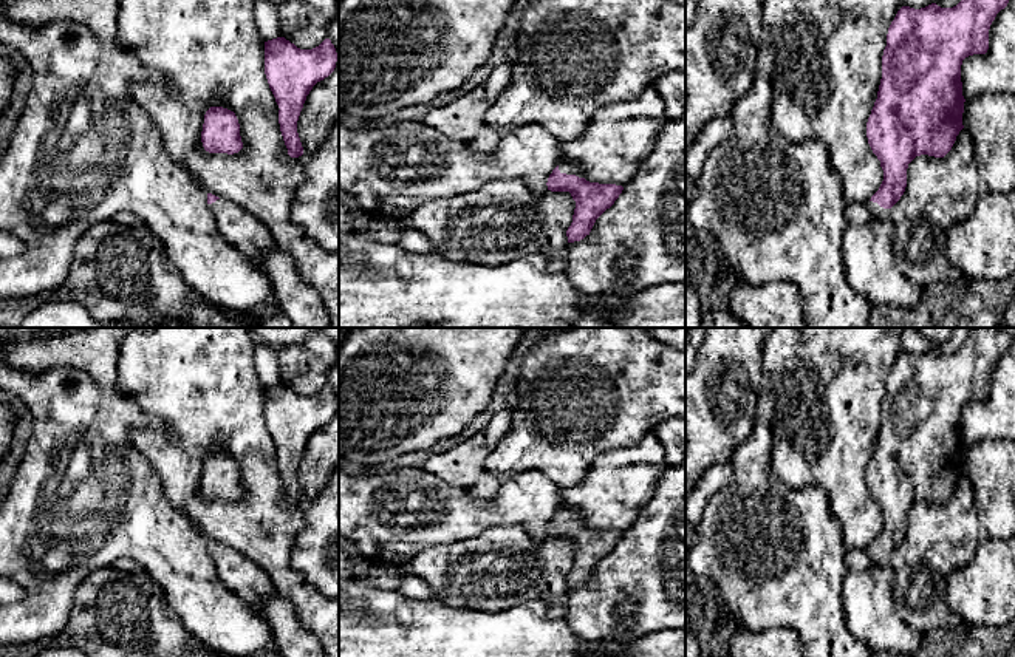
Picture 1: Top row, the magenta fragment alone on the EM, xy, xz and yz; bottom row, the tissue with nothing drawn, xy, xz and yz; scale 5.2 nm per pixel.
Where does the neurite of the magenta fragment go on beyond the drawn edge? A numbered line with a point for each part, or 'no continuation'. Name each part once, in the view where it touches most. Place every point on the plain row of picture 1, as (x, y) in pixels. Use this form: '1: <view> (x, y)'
1: xz (565, 514)

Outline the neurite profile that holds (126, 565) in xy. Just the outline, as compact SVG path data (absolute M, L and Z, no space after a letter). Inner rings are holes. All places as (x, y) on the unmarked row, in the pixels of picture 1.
M122 557L118 558L113 564L111 564L119 574L124 575L130 575L130 574L139 574L144 570L144 567L133 558L130 557Z

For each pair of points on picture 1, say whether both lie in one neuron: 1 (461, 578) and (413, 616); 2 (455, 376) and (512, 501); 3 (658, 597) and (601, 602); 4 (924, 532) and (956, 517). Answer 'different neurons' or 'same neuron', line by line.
1: different neurons
2: different neurons
3: same neuron
4: same neuron

